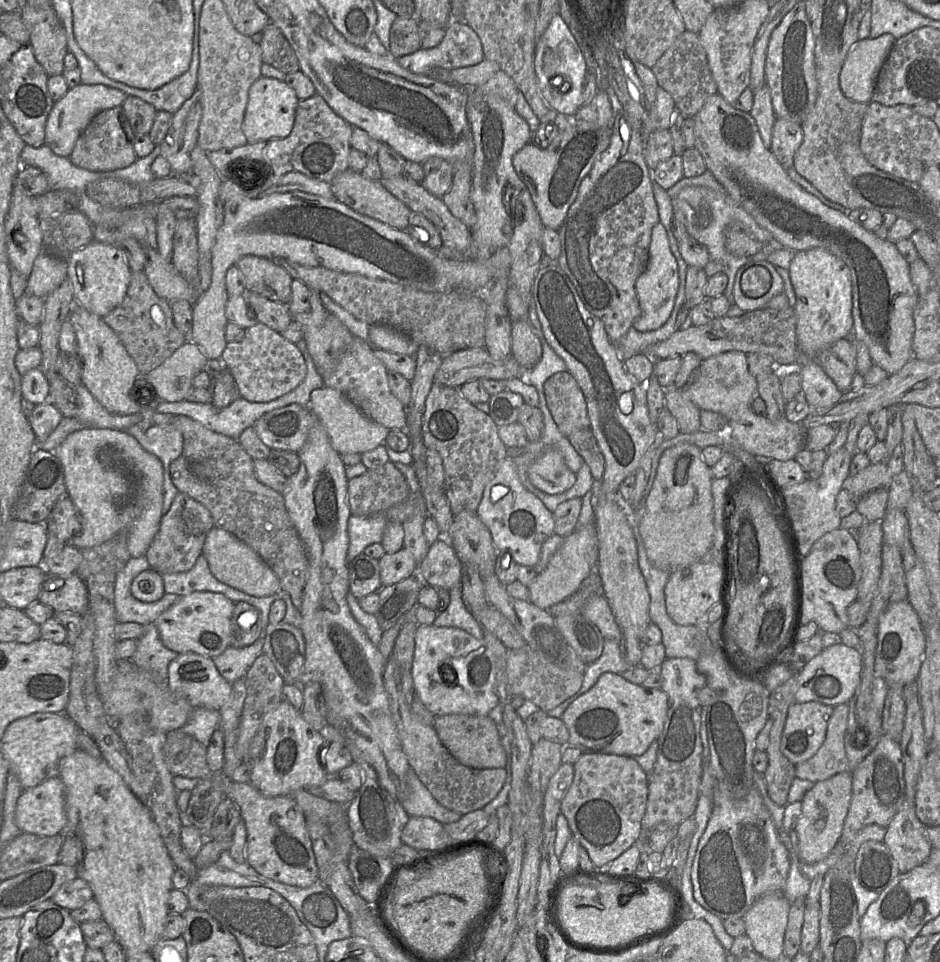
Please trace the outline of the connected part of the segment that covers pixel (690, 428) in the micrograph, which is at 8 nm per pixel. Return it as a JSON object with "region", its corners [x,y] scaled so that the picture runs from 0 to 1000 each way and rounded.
{"region":[[[712,403],[707,407],[707,424],[718,433],[722,450],[739,450],[746,446],[745,425],[726,404]]]}

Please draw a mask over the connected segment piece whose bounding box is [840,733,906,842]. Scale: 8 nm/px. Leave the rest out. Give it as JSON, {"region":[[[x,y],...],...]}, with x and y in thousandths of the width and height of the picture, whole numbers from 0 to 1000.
{"region":[[[940,762],[931,778],[906,802],[906,808],[906,828],[894,870],[897,875],[905,875],[909,868],[923,858],[943,861],[956,843],[964,826],[957,771]]]}

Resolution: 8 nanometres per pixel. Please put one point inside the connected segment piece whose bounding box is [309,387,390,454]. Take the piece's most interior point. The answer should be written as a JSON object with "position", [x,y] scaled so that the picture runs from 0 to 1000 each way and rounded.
{"position":[372,448]}

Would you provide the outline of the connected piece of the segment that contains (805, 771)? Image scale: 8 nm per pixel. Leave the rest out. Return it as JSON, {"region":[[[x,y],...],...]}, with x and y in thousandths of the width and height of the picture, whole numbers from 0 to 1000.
{"region":[[[901,732],[887,734],[876,773],[866,786],[846,795],[847,809],[869,814],[889,805],[903,802],[898,771],[901,744]]]}

